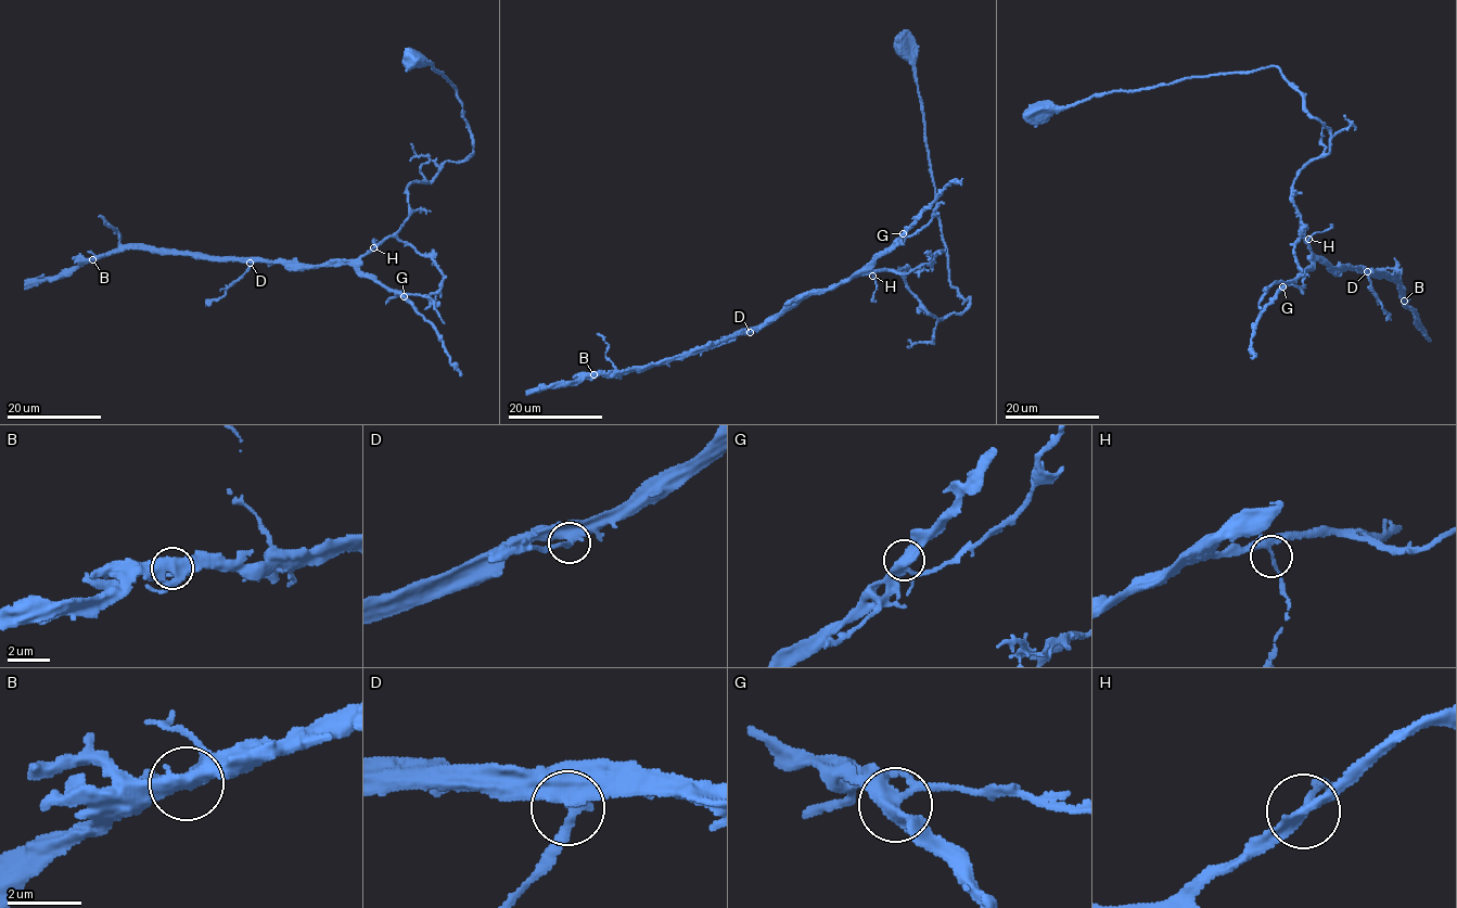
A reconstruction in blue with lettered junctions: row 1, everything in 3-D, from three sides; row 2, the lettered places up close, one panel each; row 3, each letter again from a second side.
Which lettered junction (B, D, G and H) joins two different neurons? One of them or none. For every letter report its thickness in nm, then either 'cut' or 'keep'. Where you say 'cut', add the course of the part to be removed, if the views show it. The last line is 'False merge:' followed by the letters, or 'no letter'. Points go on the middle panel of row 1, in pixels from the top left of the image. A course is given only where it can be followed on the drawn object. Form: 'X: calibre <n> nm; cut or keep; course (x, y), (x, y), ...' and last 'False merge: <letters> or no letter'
B: calibre 440 nm; keep
D: calibre 320 nm; keep
G: calibre 340 nm; keep
H: calibre 170 nm; keep
False merge: no letter

